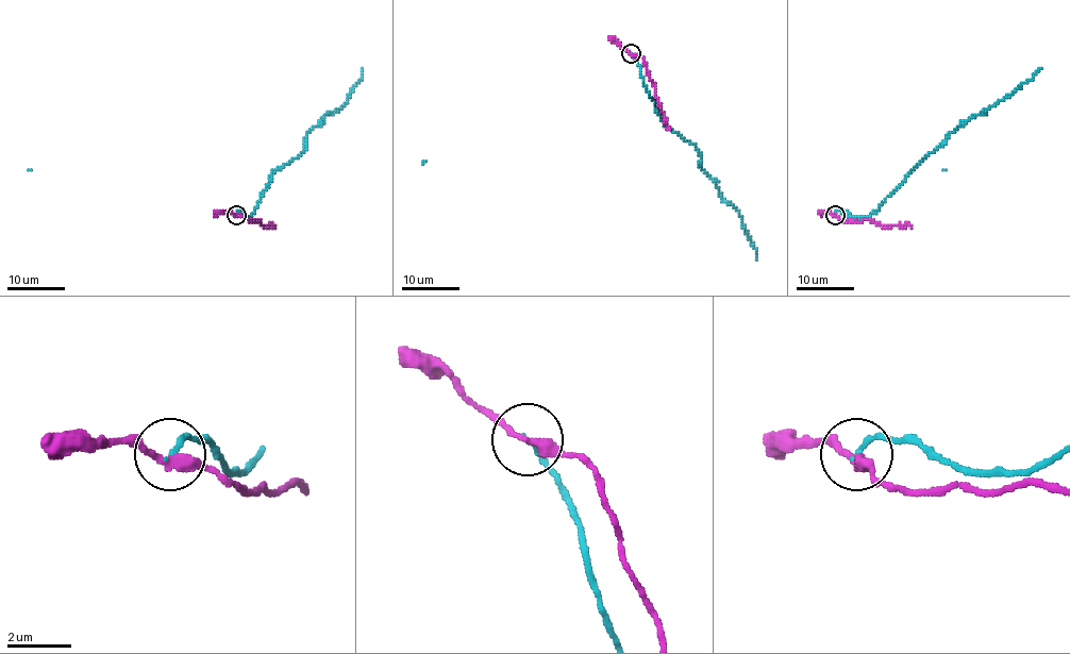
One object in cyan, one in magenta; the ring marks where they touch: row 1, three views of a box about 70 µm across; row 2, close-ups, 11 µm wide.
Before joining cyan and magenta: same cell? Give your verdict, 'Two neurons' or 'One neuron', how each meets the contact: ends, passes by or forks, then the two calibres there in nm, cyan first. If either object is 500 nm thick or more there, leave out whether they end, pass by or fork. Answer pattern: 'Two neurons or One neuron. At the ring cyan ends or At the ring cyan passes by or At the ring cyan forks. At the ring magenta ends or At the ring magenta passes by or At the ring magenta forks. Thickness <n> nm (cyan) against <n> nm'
Two neurons. At the ring cyan ends. At the ring magenta passes by. Thickness 150 nm (cyan) against 280 nm

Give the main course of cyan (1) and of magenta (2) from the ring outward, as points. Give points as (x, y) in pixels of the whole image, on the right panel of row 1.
1: (835, 214), (839, 212), (854, 217), (872, 214), (962, 124), (1009, 97), (1041, 67)
2: (835, 214), (843, 221), (871, 220), (886, 228), (912, 228)

